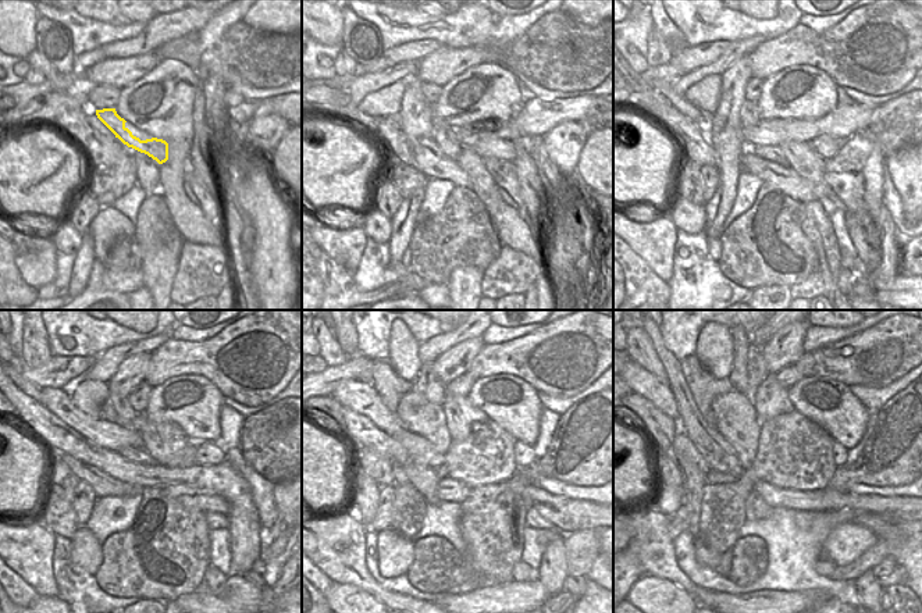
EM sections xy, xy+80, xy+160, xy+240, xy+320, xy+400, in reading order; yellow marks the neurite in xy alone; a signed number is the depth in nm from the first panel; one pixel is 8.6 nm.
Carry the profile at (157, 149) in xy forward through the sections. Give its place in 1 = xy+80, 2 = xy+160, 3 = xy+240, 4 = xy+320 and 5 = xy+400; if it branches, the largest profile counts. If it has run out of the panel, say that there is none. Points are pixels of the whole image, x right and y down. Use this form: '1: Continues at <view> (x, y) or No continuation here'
1: Continues at xy+80 (504, 149)
2: Continues at xy+160 (826, 146)
3: Continues at xy+240 (207, 453)
4: Continues at xy+320 (524, 455)
5: Continues at xy+400 (840, 453).

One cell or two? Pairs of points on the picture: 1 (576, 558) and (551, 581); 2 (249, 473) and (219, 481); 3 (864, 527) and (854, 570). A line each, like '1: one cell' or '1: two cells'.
1: two cells
2: two cells
3: two cells

